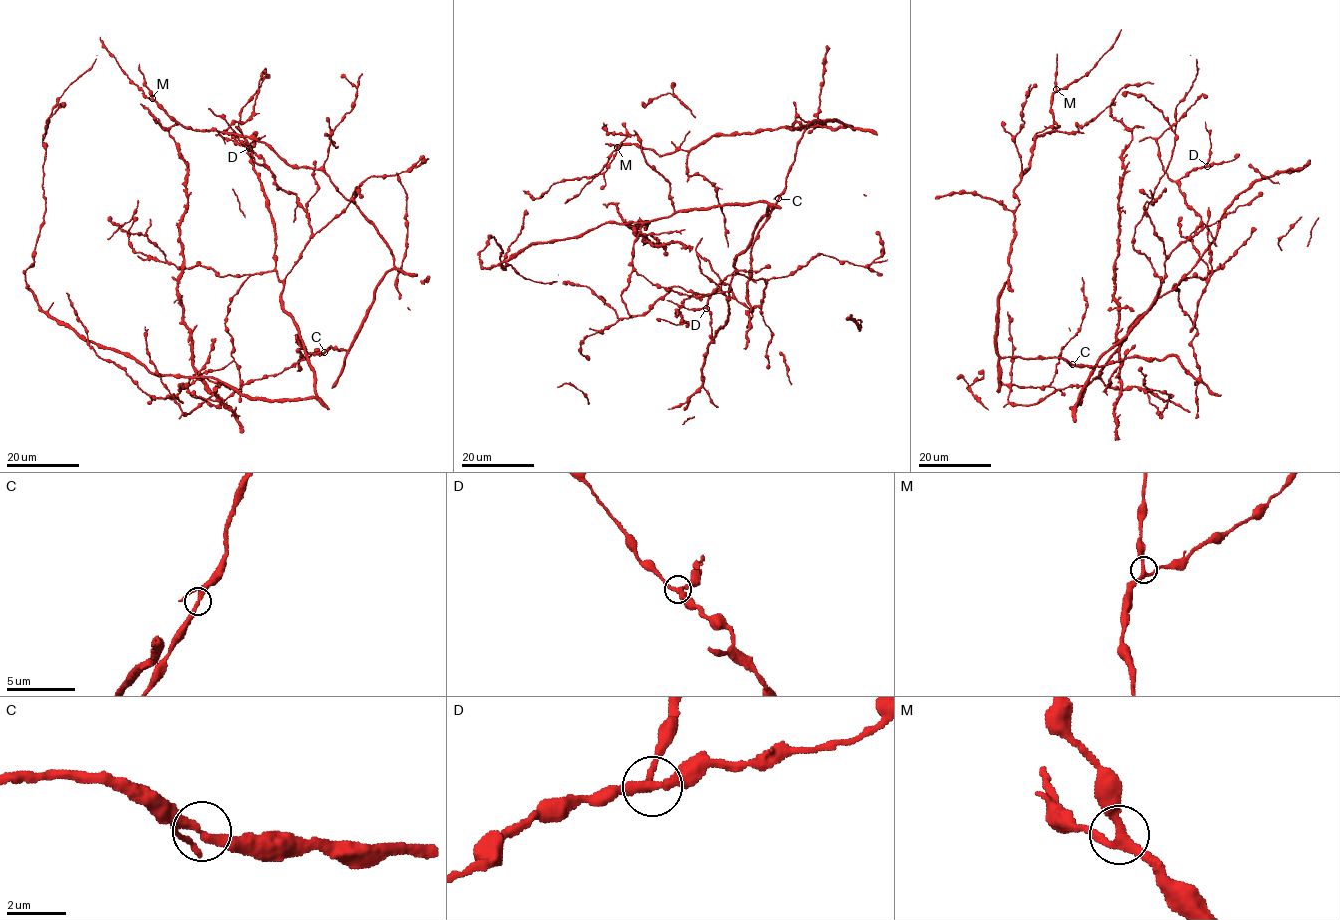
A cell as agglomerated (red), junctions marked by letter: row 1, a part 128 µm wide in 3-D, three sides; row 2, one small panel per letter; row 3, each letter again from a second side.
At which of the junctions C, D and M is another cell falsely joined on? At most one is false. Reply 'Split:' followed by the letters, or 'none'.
Split: none

